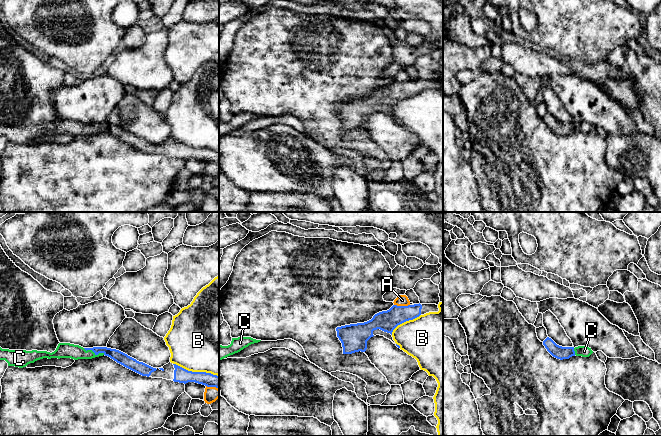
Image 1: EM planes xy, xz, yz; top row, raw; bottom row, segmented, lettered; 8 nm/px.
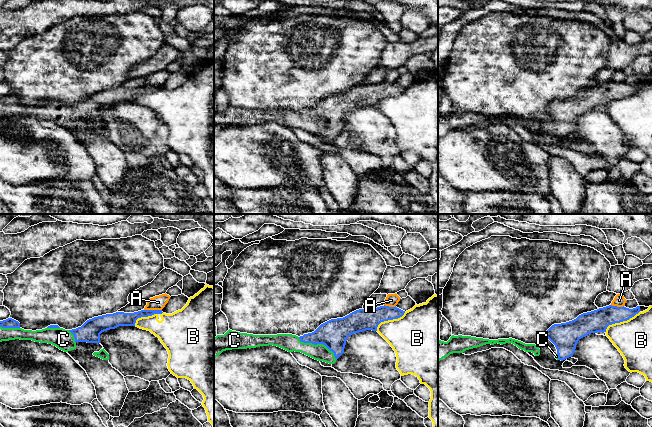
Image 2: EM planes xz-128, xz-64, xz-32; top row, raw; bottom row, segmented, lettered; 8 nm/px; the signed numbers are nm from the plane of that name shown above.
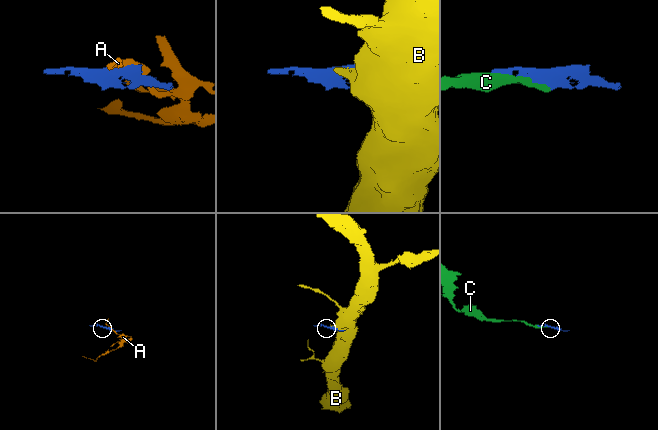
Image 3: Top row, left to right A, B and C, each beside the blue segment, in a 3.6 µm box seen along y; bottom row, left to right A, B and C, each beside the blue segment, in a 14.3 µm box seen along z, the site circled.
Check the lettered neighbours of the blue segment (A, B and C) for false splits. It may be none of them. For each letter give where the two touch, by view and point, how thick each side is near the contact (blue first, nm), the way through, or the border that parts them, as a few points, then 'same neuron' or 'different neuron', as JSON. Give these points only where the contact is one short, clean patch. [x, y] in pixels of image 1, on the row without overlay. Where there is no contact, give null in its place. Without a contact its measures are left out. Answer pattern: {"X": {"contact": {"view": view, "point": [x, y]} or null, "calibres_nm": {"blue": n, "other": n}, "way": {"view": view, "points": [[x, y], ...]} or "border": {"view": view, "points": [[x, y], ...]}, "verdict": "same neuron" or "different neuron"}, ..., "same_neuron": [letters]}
{"A": {"contact": {"view": "xz", "point": [402, 82]}, "calibres_nm": {"blue": 170, "other": 100}, "border": {"view": "xz", "points": [[394, 80], [409, 81]]}, "verdict": "different neuron"}, "B": {"contact": {"view": "xy", "point": [196, 148]}, "calibres_nm": {"blue": 120, "other": 500}, "verdict": "different neuron"}, "C": {"contact": {"view": "xy", "point": [94, 128]}, "calibres_nm": {"blue": 90, "other": 130}, "verdict": "same neuron"}, "same_neuron": ["C"]}

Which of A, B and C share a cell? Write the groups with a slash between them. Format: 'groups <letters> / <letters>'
groups A / B / C

